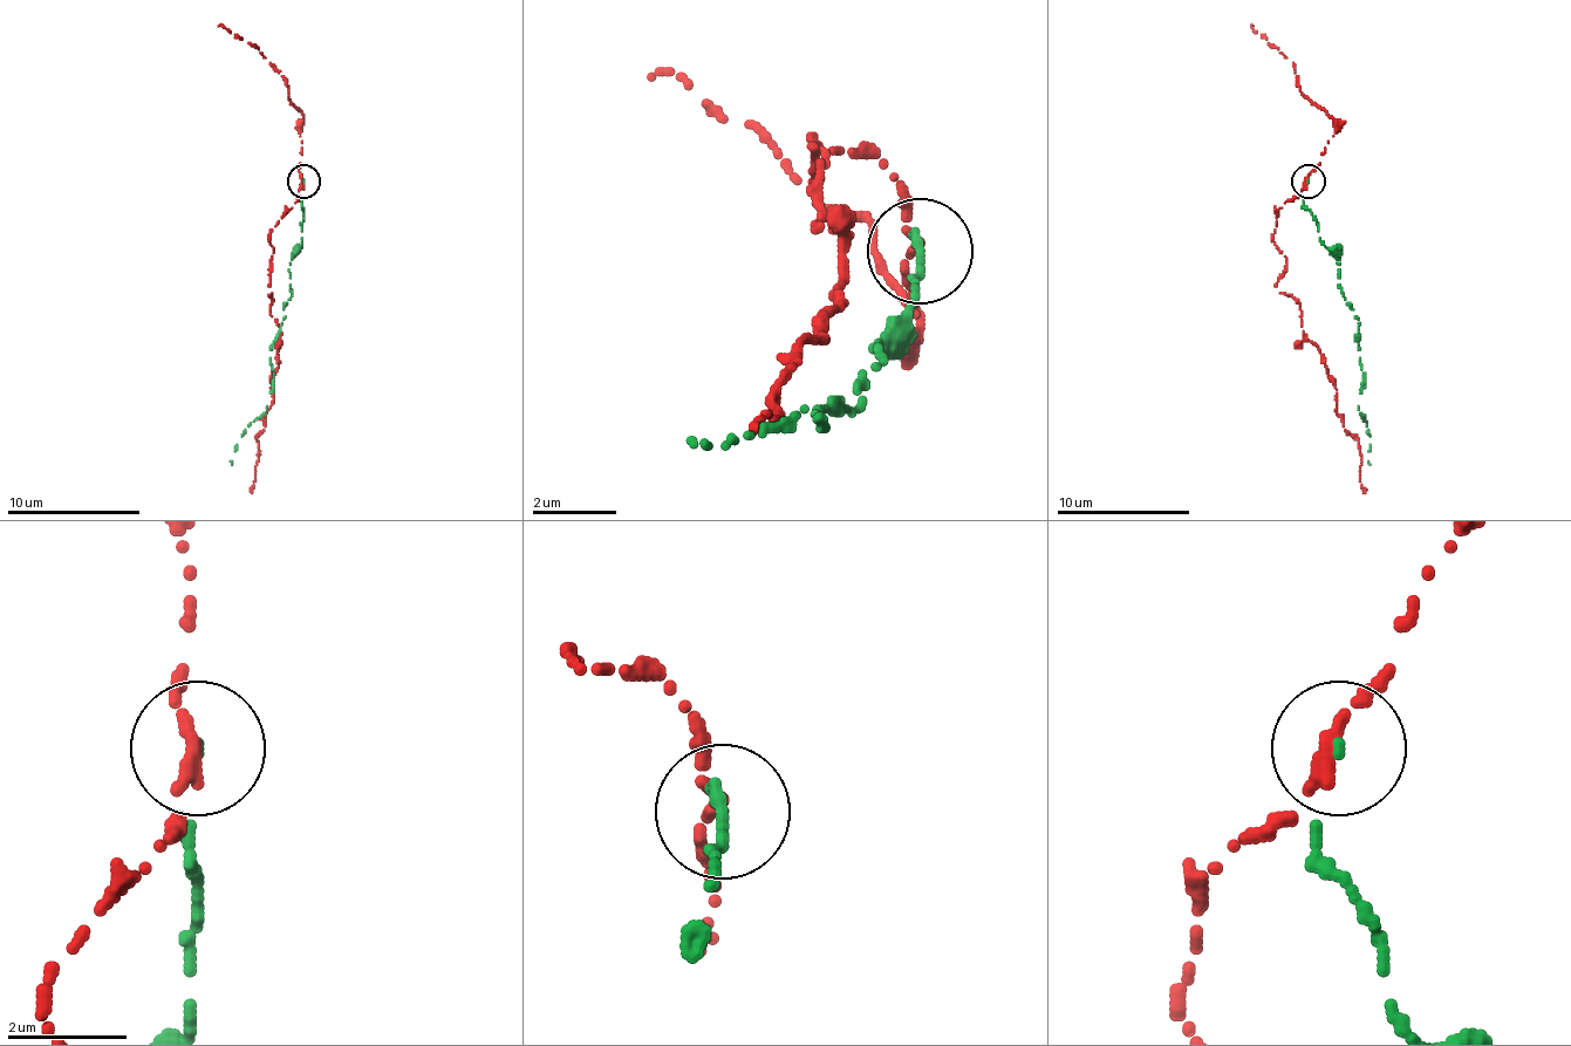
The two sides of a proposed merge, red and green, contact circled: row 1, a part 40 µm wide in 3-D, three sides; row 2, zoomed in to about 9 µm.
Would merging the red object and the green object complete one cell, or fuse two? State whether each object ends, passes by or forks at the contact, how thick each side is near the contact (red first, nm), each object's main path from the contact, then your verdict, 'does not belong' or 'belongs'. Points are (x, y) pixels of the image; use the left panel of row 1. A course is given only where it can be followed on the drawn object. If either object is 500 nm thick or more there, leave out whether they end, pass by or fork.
red passes by; green ends there; 240 nm thick on the red side, 90 nm on the other; red runs (302, 178), (299, 198), (270, 236), (270, 305), (279, 332), (279, 366), (259, 442), (255, 482), (250, 492); green runs (302, 182), (302, 245), (289, 261), (293, 295), (270, 348), (272, 389), (229, 462); does not belong

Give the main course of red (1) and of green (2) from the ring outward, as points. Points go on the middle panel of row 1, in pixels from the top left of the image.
1: (917, 253), (907, 190), (812, 137), (812, 221), (844, 232), (844, 306), (801, 337), (780, 411), (749, 432)
2: (917, 253), (917, 295), (875, 348), (886, 359), (854, 411), (685, 443)

